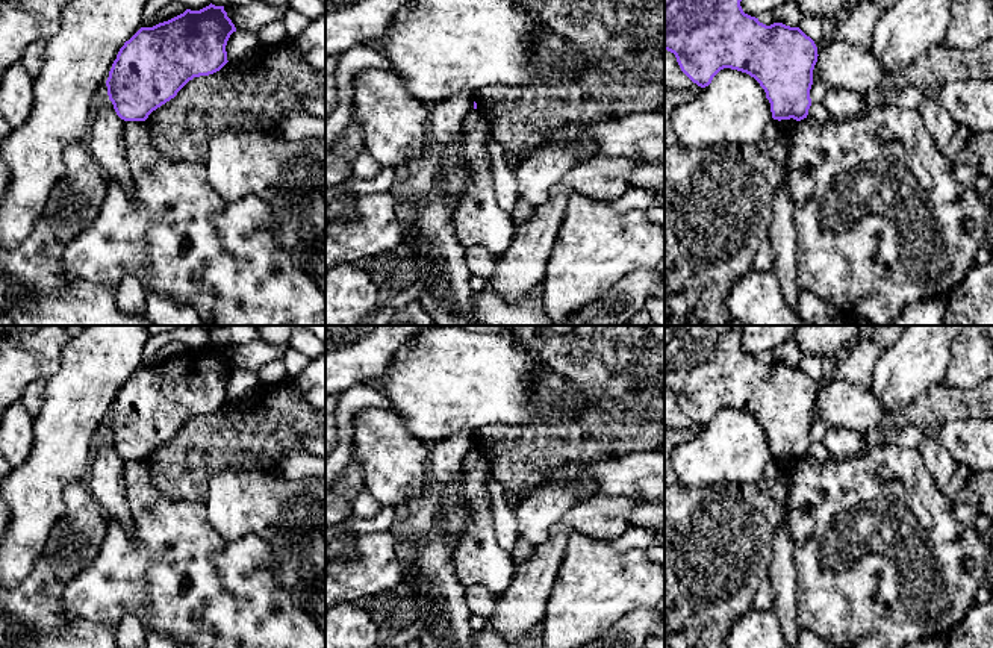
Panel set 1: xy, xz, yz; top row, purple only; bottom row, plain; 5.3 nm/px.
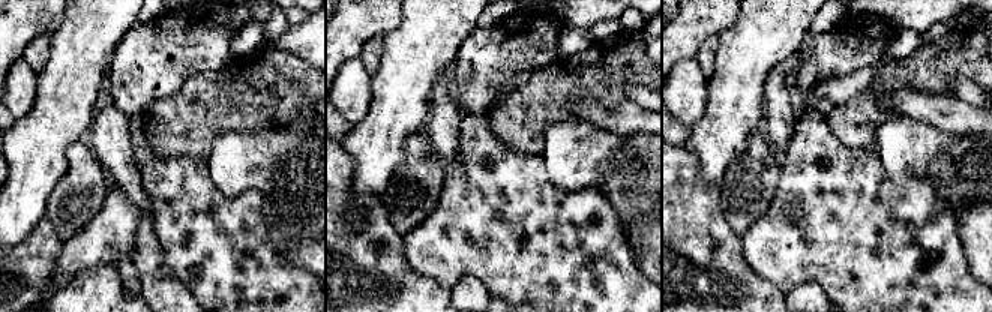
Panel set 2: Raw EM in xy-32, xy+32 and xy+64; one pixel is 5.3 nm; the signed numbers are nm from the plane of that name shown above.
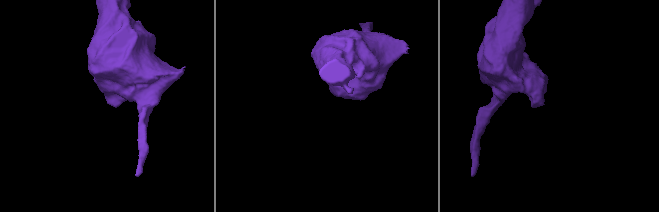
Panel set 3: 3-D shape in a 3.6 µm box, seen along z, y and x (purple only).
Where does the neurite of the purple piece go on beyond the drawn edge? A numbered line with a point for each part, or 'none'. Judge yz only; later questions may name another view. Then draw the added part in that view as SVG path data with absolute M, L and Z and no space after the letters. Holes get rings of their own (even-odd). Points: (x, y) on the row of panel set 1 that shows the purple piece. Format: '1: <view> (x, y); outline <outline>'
none

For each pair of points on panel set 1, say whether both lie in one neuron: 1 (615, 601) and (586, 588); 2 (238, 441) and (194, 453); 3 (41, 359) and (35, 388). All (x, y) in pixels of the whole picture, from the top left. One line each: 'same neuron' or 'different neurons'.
1: same neuron
2: same neuron
3: different neurons

